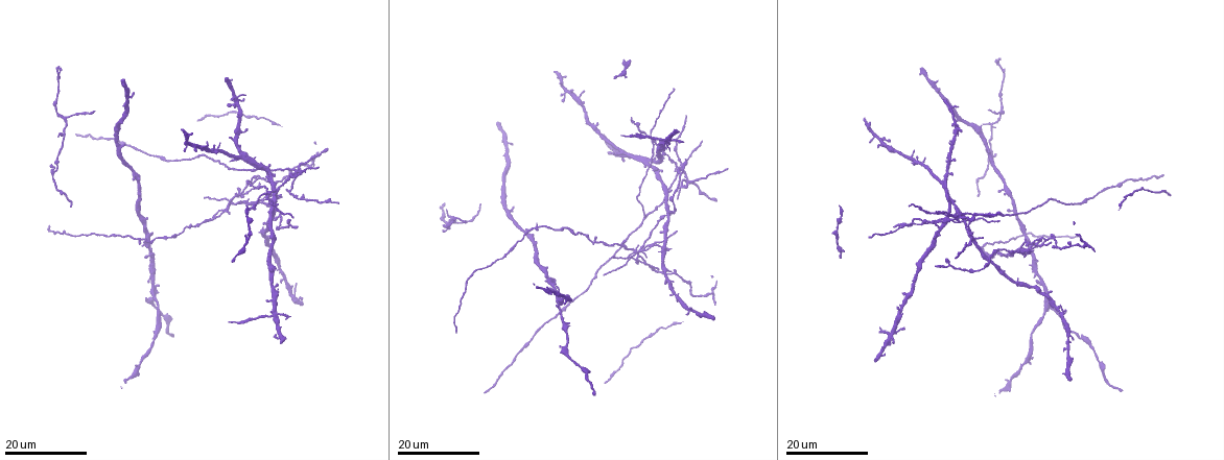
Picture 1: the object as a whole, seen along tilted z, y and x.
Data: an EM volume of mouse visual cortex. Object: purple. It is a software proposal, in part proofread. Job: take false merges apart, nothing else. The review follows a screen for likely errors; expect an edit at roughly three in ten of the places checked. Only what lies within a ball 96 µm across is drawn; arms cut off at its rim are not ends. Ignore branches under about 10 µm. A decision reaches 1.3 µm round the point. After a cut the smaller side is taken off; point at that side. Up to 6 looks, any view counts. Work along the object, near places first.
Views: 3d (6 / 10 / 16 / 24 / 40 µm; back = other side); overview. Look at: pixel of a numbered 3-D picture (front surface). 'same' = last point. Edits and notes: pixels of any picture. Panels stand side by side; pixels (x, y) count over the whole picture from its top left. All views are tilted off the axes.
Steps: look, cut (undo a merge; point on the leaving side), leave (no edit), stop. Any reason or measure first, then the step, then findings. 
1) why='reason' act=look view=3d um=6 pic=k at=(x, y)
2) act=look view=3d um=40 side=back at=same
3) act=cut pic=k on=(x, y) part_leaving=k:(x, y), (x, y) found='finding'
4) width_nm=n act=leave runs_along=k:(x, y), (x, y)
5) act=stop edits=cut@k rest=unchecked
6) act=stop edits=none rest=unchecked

why='looks like a crossing' act=look view=3d um=16 pic=1 at=(924, 222)

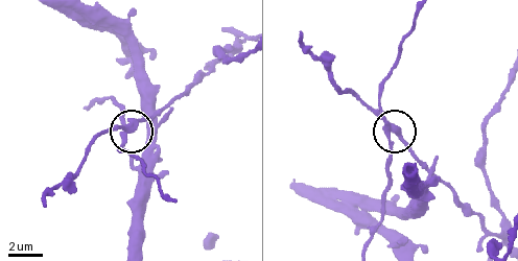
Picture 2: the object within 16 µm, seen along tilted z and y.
act=look view=3d um=6 pic=2 at=(126, 128)

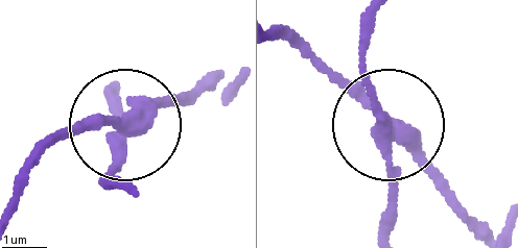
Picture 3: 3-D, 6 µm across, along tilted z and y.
act=look view=3d um=6 side=back pic=3 at=(119, 125)

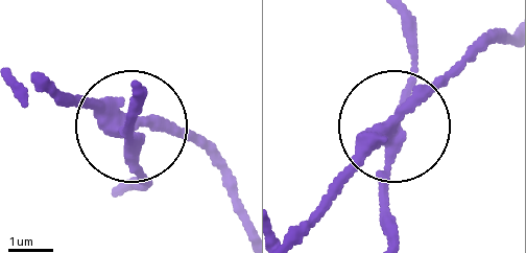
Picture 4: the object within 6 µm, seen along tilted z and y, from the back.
width_nm=330 act=cut pic=4 on=(127, 127) part_leaving=4:(397, 144), (384, 176), (386, 236) found='two neurons meet here'

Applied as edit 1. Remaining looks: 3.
why='see it whole again' act=look view=overview

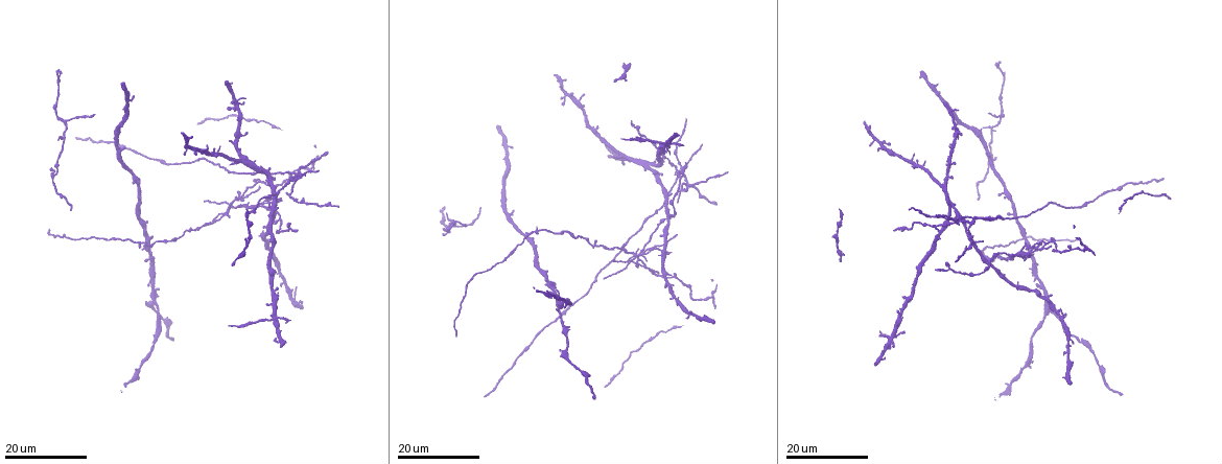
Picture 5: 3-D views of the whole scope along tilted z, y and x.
why='looks like a crossing' act=look view=3d um=16 pic=5 at=(278, 191)

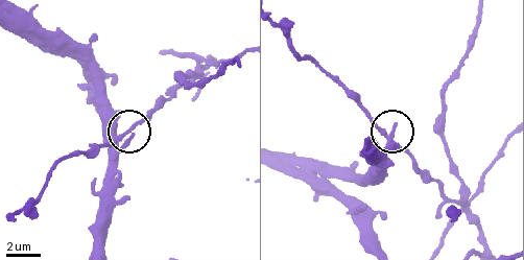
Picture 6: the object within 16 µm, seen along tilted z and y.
why='zoom in' act=look view=3d um=10 pic=6 at=(127, 133)

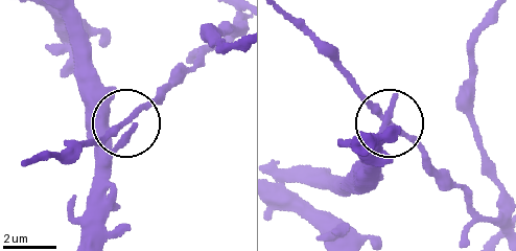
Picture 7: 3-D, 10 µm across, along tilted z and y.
arms=4 act=leave found='all the same neuron'

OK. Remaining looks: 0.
act=stop edits=cut@4 rest=unchecked

